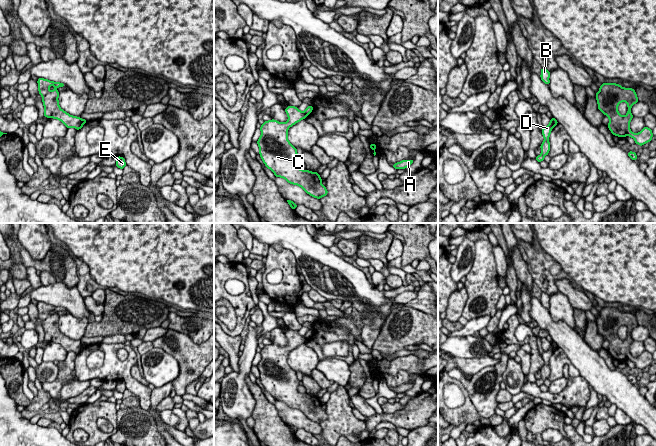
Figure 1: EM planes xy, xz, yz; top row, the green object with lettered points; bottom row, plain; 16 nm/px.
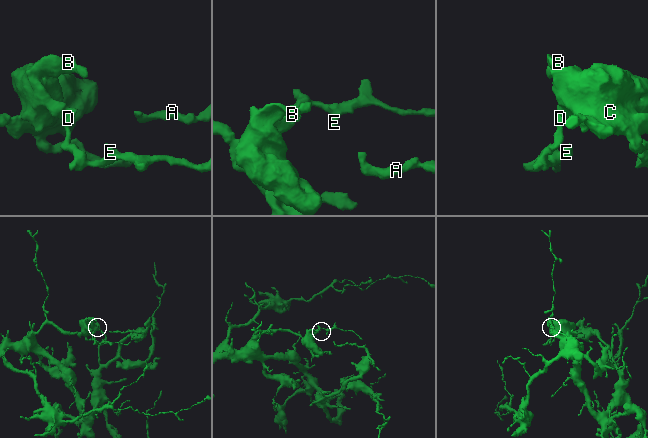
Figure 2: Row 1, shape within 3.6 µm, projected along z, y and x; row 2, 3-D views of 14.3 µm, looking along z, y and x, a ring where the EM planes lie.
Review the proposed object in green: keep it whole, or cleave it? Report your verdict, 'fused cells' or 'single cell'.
fused cells

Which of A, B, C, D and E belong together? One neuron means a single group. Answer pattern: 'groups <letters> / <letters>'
groups A B C / D E

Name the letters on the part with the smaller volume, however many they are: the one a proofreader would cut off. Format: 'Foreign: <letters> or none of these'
Foreign: D, E

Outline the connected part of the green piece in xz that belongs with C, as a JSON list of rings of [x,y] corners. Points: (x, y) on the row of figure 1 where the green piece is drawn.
[[[288,106],[285,112],[288,116],[286,122],[281,123],[272,119],[265,121],[259,128],[261,136],[257,144],[261,159],[276,177],[298,185],[310,196],[320,199],[328,193],[326,187],[322,185],[320,175],[317,172],[298,168],[300,156],[287,138],[288,129],[305,119],[307,115],[294,106]]]

